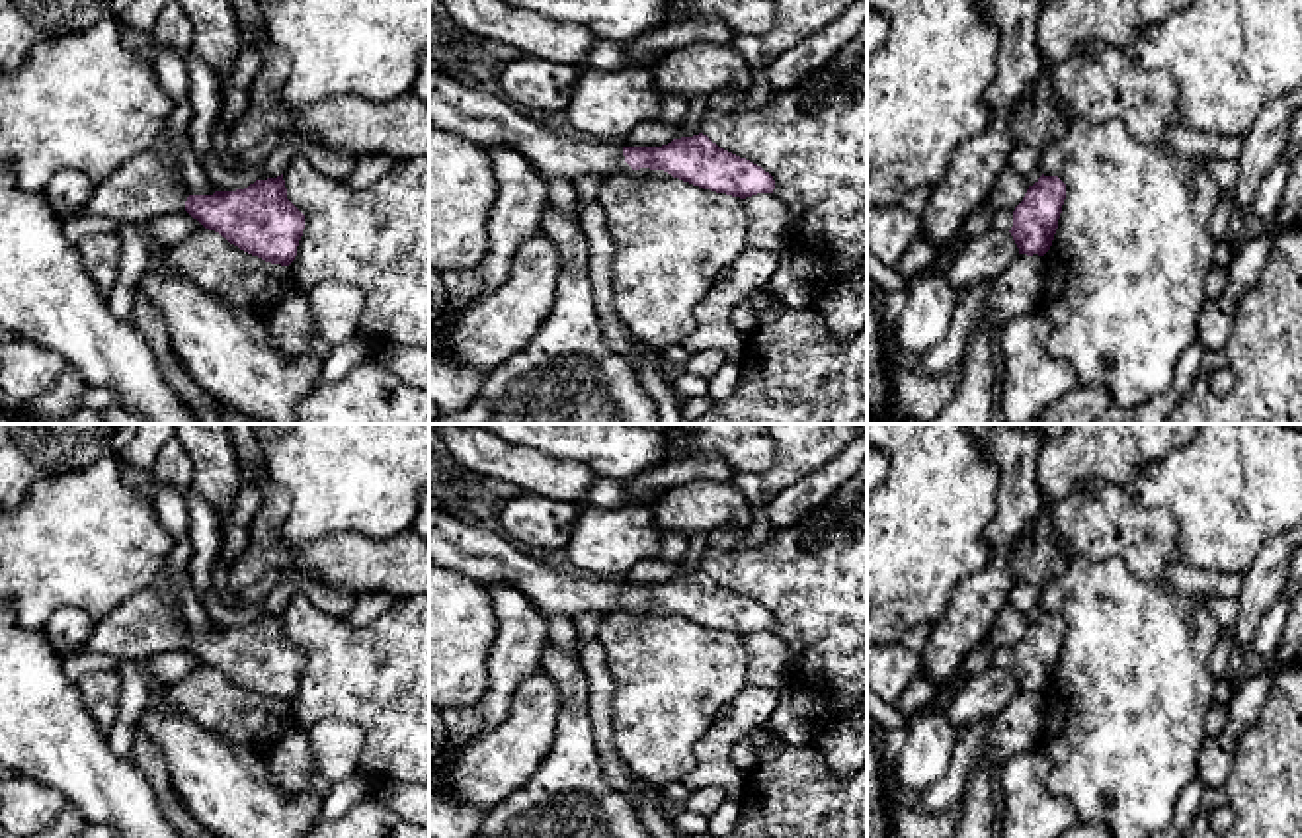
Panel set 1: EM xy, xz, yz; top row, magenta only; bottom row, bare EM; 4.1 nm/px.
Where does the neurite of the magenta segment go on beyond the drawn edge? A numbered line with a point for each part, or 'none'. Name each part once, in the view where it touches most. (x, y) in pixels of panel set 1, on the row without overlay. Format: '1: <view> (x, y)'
1: xz (483, 555)

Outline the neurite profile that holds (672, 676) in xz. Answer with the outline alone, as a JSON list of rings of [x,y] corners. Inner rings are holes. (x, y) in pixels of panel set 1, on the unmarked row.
[[[607,613],[599,643],[611,674],[613,742],[654,789],[695,766],[693,746],[748,686],[744,637],[679,615]]]

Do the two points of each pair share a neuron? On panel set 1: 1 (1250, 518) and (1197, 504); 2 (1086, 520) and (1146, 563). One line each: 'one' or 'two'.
1: one
2: one

